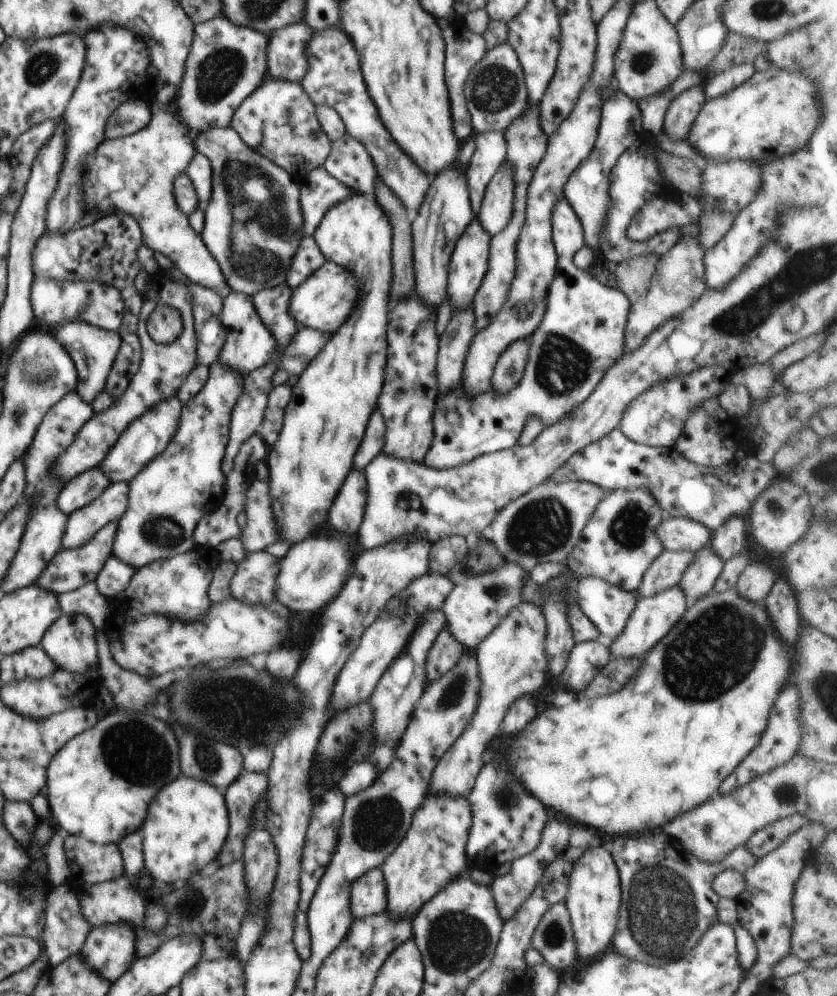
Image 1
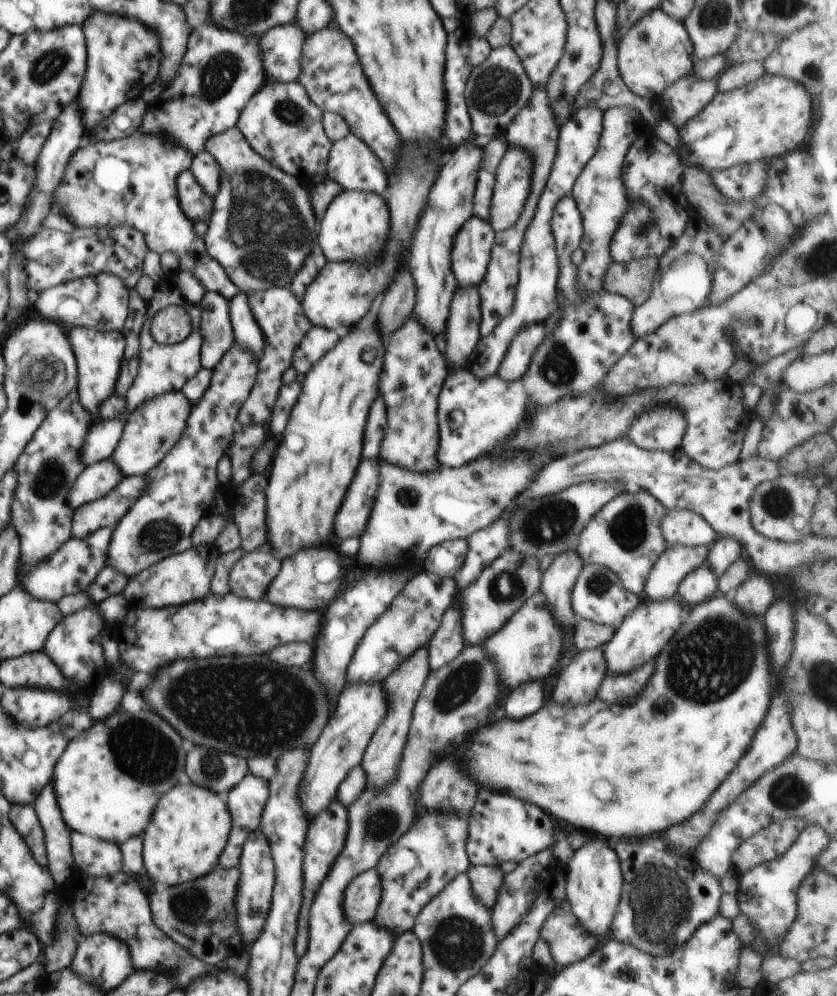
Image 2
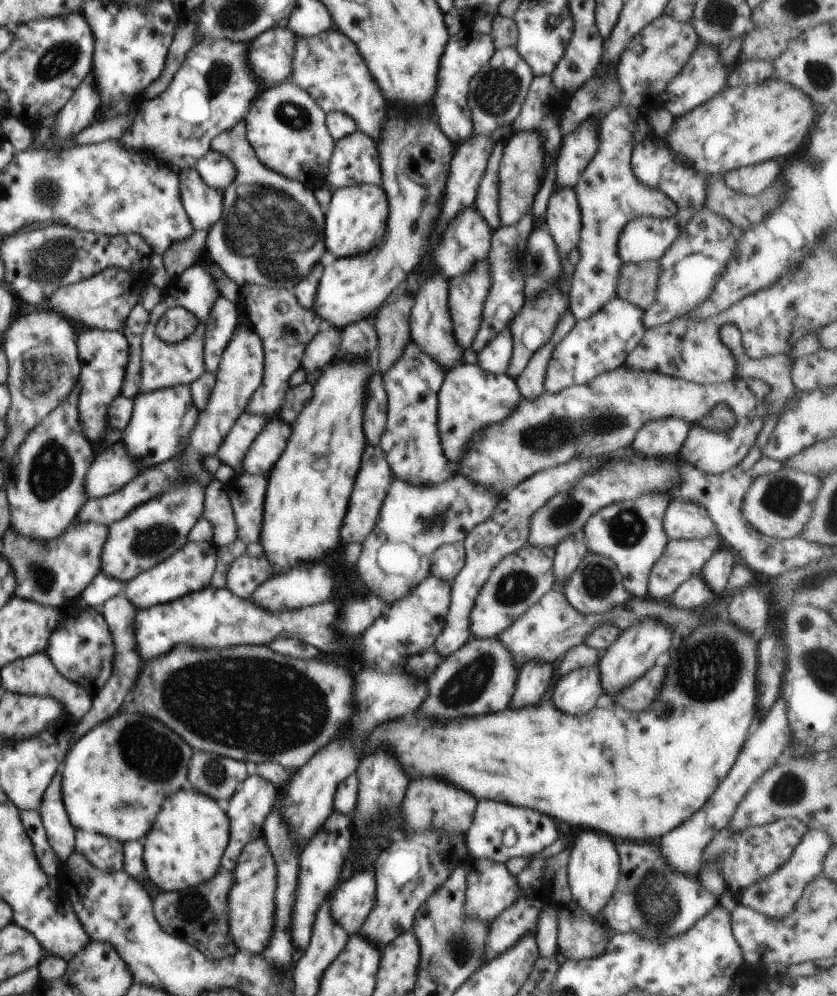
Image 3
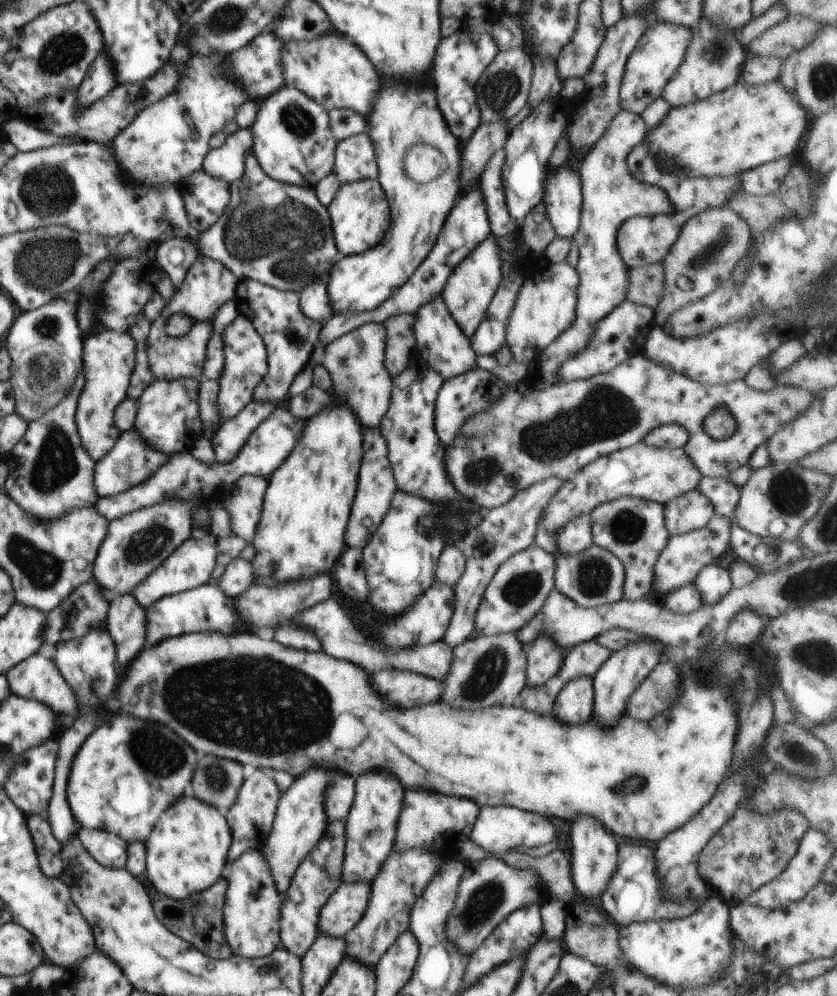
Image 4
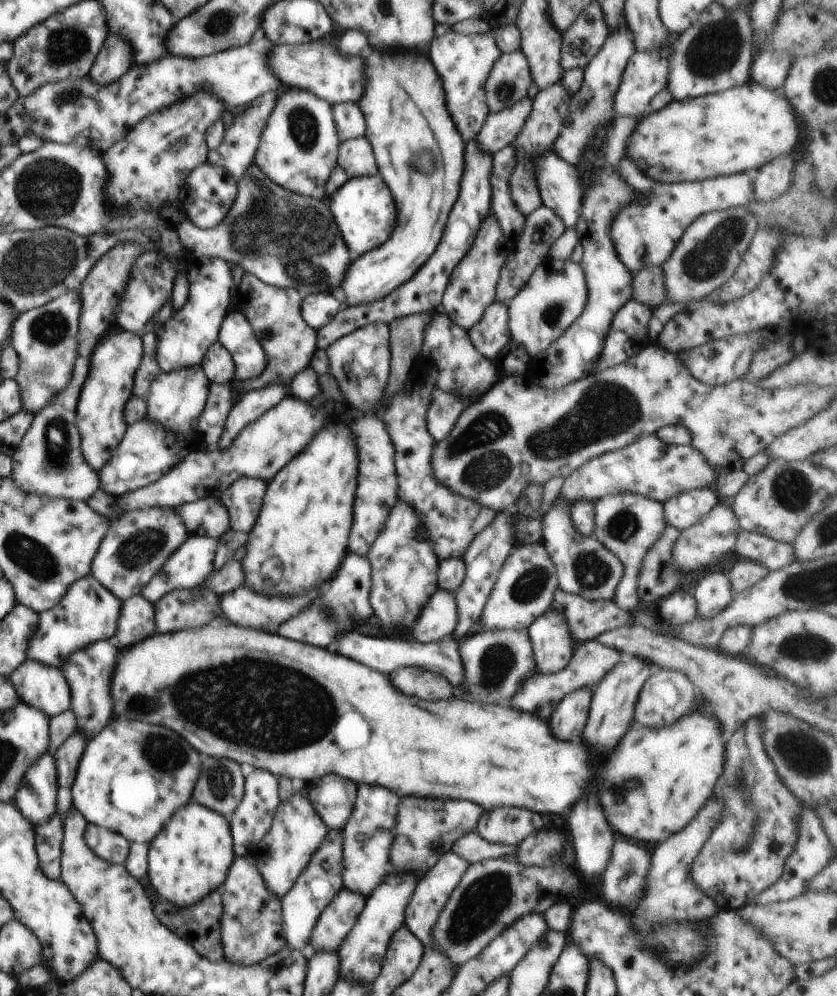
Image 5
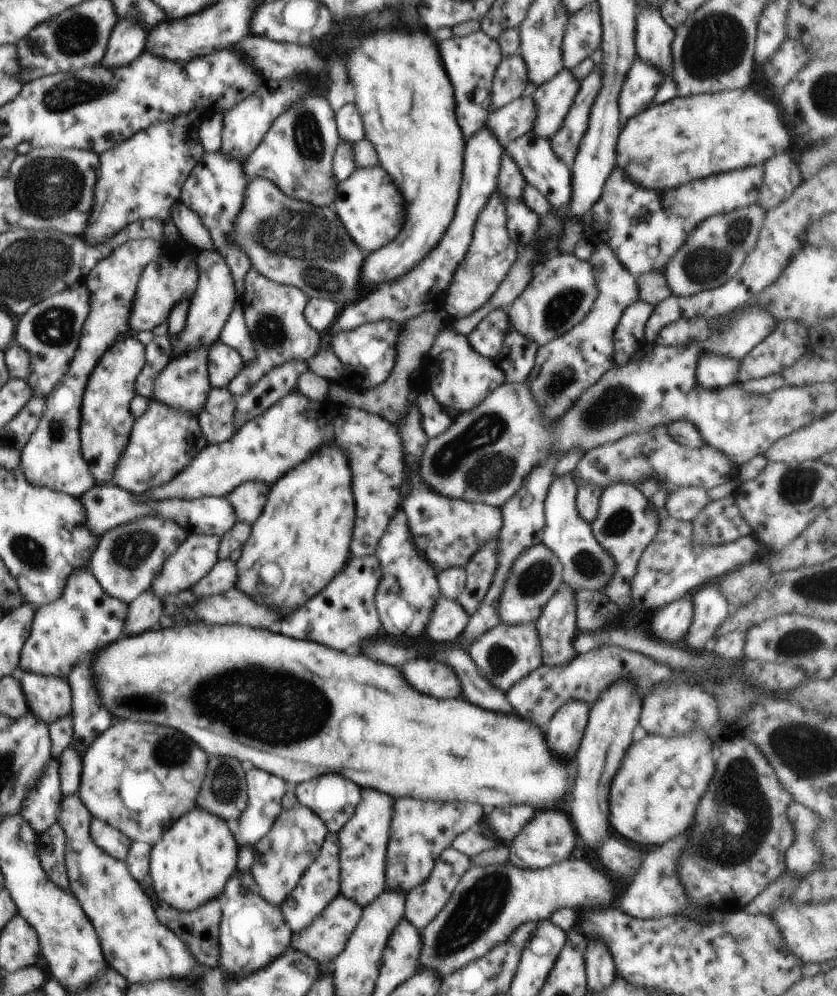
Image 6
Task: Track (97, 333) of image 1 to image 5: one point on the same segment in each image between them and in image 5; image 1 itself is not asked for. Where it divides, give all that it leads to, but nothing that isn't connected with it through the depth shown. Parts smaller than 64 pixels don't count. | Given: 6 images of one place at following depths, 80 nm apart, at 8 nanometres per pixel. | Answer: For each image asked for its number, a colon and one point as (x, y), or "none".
2: (98, 355)
3: (103, 356)
4: (108, 357)
5: (100, 419)

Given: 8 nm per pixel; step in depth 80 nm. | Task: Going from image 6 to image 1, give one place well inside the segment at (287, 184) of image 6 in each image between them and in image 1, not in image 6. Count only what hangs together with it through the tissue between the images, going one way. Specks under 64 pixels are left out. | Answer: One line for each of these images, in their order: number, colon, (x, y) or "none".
1: (278, 120)
2: (280, 123)
3: (286, 128)
4: (292, 139)
5: (298, 147)

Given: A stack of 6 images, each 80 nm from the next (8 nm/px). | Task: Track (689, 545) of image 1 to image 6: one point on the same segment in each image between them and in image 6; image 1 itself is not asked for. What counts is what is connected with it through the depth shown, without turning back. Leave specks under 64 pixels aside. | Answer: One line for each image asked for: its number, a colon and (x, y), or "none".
2: (686, 528)
3: (683, 520)
4: (692, 510)
5: (683, 511)
6: (684, 503)

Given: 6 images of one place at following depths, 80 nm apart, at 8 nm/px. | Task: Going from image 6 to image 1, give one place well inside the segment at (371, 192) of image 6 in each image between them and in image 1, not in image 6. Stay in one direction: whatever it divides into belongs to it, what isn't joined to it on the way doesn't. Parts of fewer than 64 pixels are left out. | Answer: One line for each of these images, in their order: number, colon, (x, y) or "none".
1: (324, 423)
2: (355, 226)
3: (355, 222)
4: (360, 216)
5: (363, 207)

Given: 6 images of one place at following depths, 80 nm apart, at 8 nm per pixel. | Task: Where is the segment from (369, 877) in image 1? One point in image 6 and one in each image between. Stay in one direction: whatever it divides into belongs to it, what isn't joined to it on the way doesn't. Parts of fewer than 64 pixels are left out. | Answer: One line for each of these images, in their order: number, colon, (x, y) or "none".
2: (361, 898)
3: (351, 904)
4: (345, 907)
5: (337, 919)
6: (325, 937)

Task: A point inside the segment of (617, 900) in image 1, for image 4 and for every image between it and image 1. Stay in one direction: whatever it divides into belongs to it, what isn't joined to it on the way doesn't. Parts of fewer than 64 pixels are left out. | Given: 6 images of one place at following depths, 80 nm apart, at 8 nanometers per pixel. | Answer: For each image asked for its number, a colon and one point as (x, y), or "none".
2: (594, 886)
3: (593, 871)
4: (594, 854)

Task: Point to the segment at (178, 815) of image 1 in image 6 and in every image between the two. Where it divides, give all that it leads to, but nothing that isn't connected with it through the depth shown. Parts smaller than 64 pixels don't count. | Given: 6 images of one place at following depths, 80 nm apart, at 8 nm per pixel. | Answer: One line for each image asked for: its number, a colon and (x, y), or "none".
2: (190, 828)
3: (190, 835)
4: (187, 852)
5: (190, 858)
6: (191, 866)

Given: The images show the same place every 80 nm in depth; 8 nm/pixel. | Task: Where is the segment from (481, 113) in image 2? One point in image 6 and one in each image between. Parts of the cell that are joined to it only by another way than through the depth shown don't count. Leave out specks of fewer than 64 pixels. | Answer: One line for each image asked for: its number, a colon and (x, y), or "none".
3: (496, 94)
4: (503, 89)
5: (510, 77)
6: (511, 77)

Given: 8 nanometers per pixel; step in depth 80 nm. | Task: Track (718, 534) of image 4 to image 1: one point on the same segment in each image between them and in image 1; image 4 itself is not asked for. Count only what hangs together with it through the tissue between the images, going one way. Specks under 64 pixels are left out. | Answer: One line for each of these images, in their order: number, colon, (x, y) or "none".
1: (665, 572)
2: (663, 581)
3: (682, 559)

